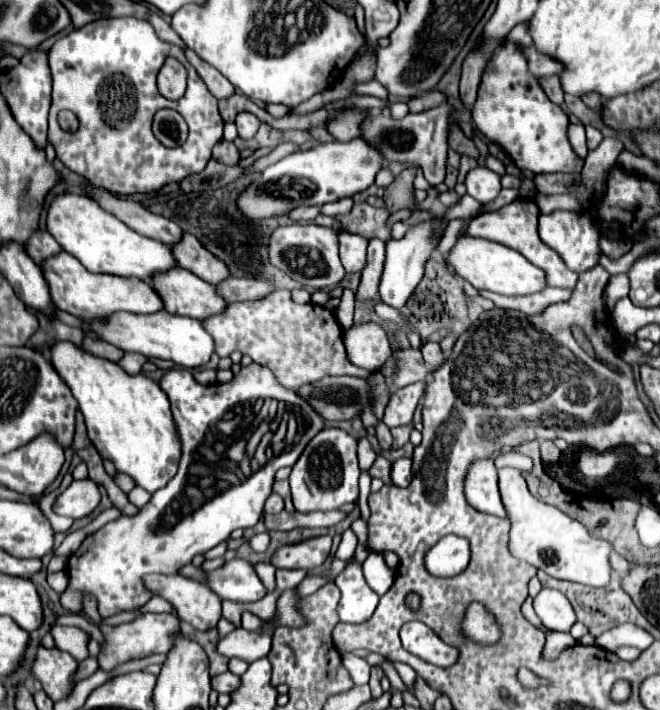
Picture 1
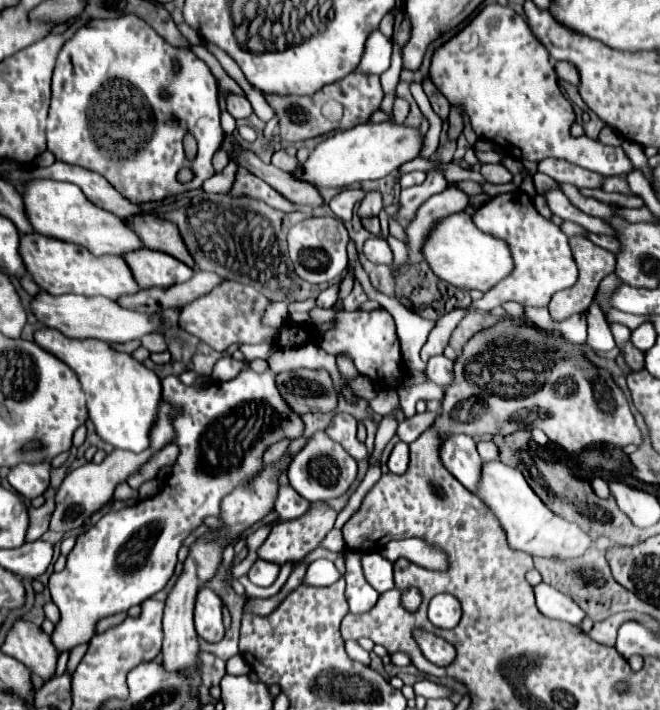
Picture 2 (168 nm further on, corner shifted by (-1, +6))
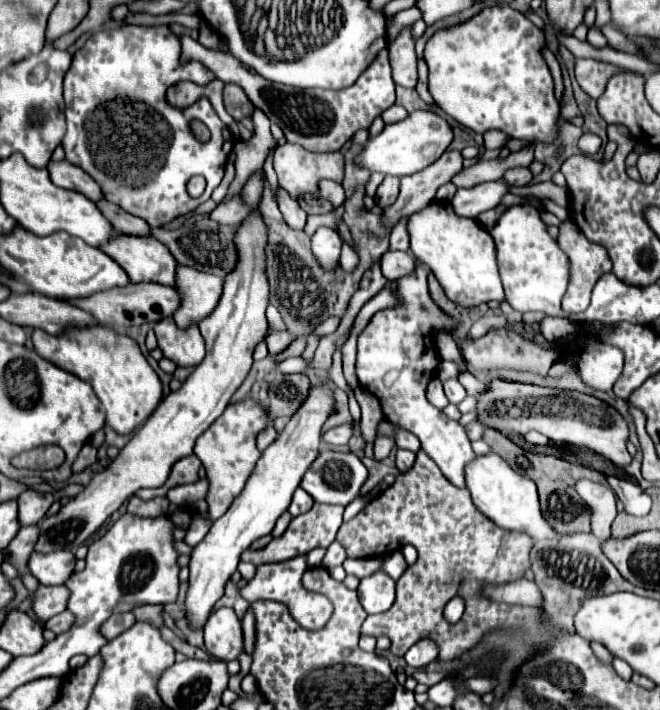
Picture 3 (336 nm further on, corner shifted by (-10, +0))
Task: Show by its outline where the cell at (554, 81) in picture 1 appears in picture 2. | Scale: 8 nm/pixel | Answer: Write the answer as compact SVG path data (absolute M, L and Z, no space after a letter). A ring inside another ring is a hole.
M559 61L559 63L555 65L555 73L557 73L557 79L563 79L563 81L573 83L573 85L579 83L579 73L577 73L577 69L575 69L573 65L569 65L567 61Z

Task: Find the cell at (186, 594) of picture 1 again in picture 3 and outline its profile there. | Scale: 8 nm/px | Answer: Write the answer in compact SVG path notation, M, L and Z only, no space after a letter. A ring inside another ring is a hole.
M228 607L212 611L204 625L206 651L220 661L234 661L244 651L240 619Z

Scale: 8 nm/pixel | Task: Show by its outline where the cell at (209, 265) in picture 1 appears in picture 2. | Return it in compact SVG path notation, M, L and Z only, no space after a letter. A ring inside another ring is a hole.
M139 215L131 219L131 225L135 229L135 233L139 235L139 239L143 241L143 245L147 249L155 249L155 251L163 251L167 255L173 255L175 259L183 261L185 265L197 269L197 263L193 261L193 255L189 253L179 229L175 223L171 221L163 221L155 215Z

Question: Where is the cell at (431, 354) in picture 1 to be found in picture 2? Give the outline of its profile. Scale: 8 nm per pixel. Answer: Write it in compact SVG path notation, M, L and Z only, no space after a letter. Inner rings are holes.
M435 355L429 359L425 373L427 373L429 381L433 381L441 387L447 387L453 379L453 361L447 359L445 355Z

